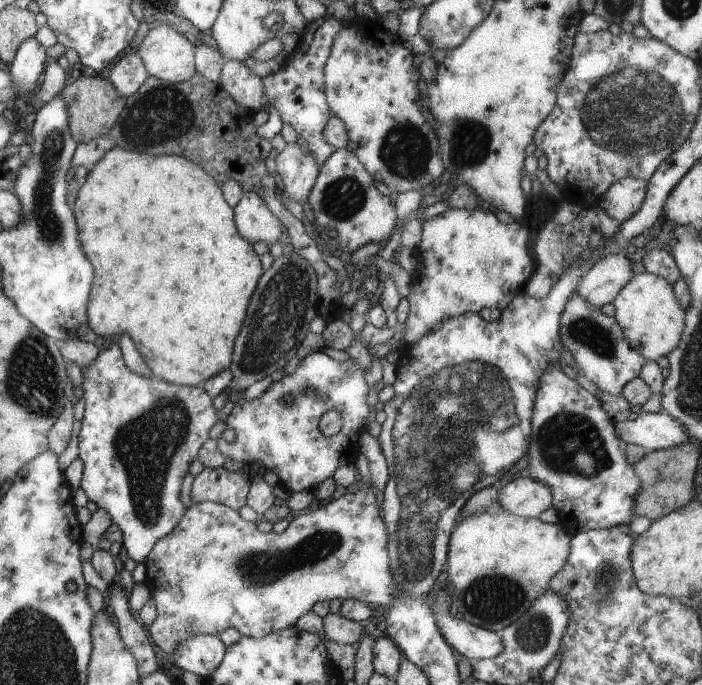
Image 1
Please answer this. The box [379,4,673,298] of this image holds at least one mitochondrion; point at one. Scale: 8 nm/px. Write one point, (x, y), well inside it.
(470, 140)

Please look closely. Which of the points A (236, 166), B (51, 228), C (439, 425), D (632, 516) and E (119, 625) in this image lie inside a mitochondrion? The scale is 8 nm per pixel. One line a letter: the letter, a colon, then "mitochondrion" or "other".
A: other
B: mitochondrion
C: mitochondrion
D: other
E: other

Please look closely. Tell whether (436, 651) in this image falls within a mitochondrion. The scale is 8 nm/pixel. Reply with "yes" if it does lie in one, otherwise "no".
no

